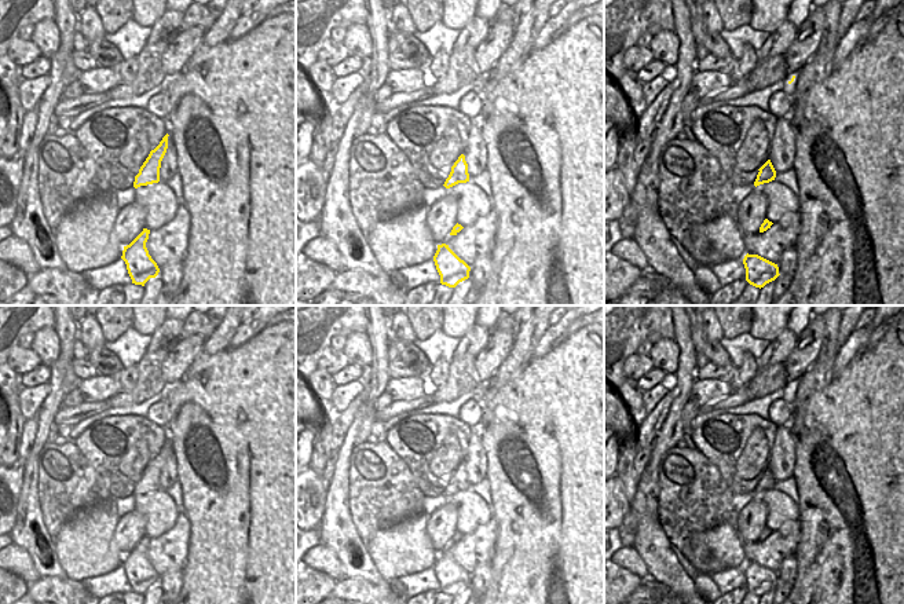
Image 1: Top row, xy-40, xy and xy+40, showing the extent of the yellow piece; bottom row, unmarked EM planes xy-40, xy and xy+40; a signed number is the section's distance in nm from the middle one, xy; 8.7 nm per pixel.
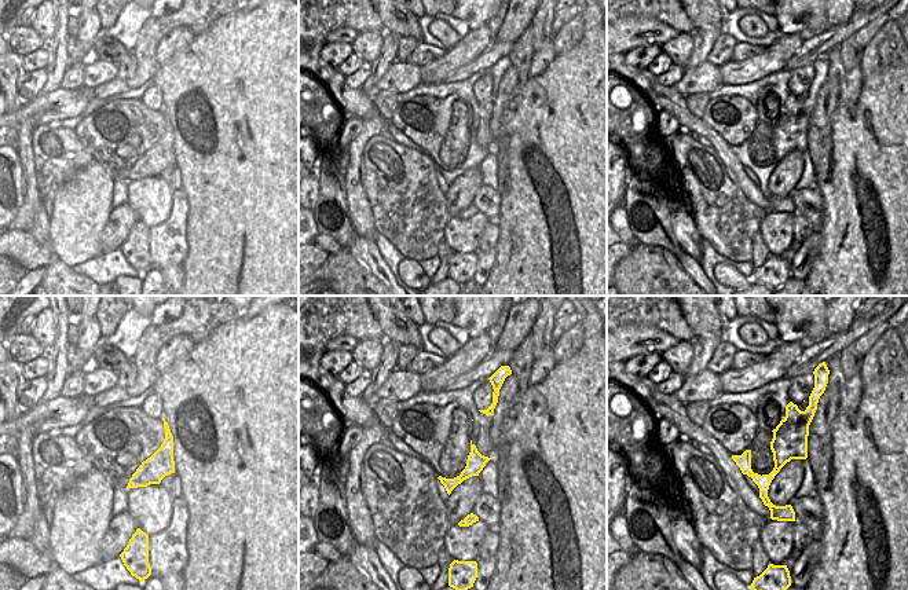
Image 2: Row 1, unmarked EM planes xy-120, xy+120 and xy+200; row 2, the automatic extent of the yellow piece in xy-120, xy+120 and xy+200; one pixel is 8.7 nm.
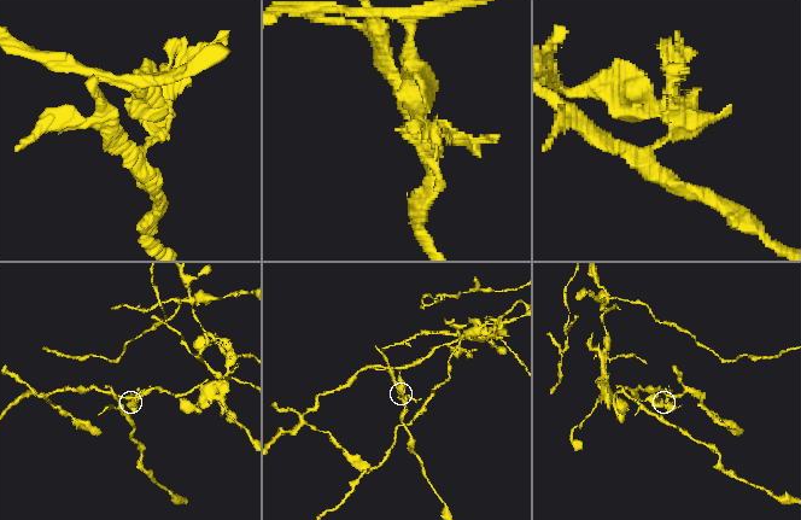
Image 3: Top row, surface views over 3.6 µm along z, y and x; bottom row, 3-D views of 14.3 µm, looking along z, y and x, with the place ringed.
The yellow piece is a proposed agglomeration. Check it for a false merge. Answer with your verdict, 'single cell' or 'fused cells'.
fused cells

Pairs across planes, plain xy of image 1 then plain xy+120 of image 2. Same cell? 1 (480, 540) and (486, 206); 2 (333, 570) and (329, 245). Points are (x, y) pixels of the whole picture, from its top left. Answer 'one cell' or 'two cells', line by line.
1: two cells
2: one cell

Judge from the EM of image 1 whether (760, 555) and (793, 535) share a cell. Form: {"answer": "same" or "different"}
{"answer": "same"}

